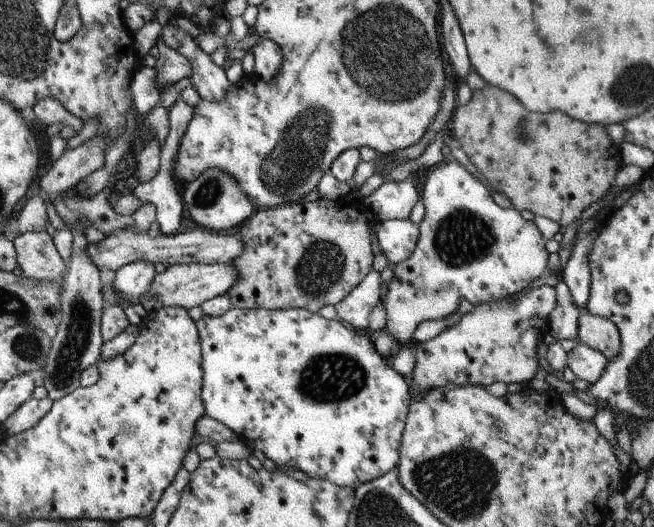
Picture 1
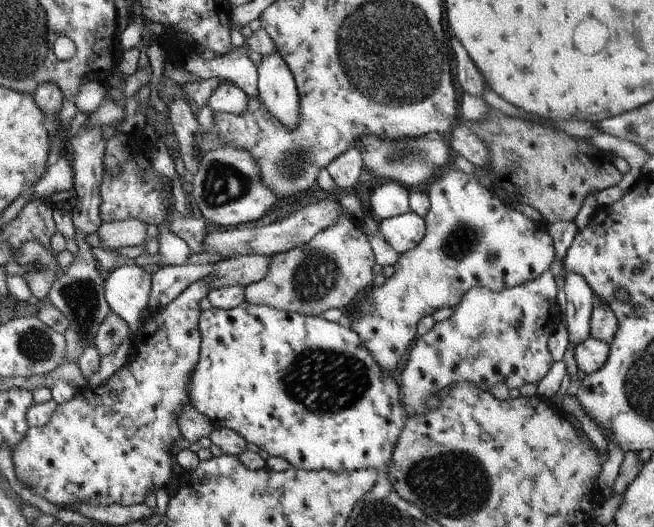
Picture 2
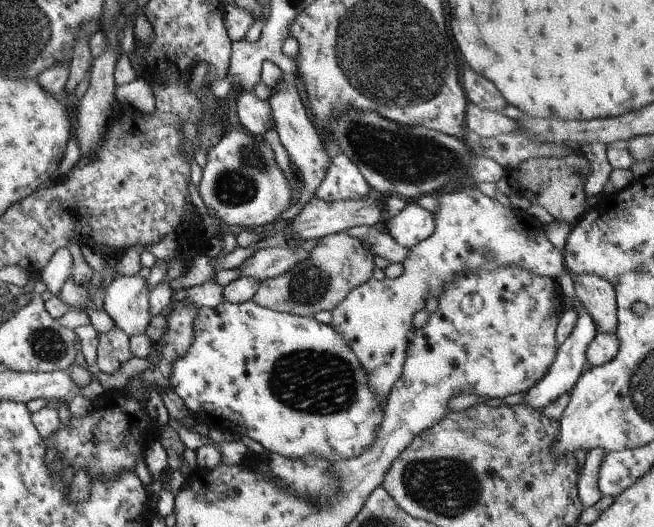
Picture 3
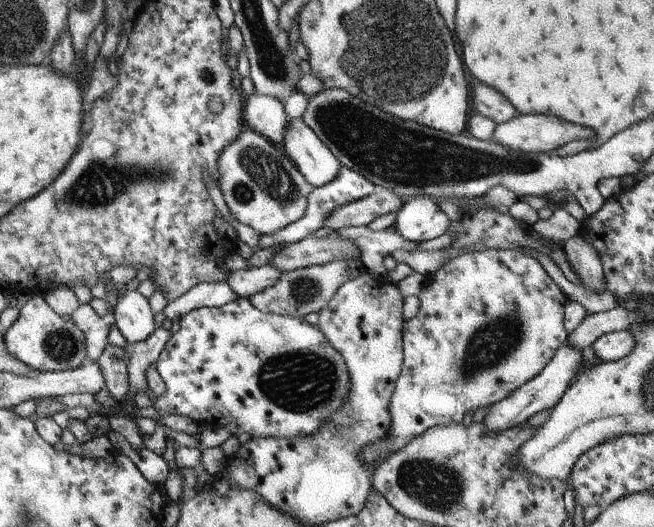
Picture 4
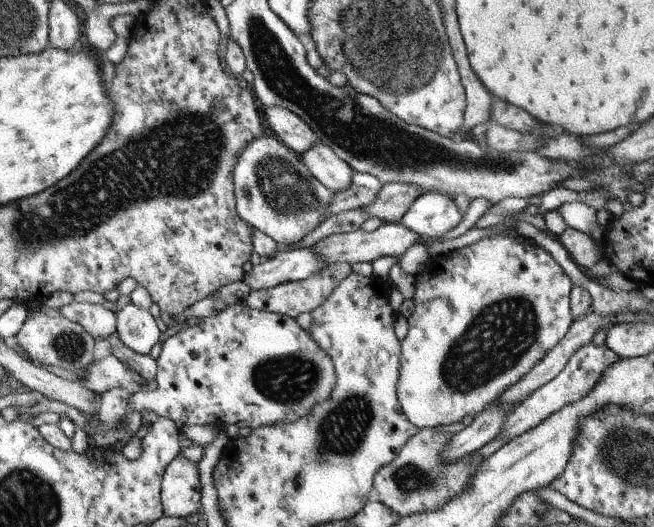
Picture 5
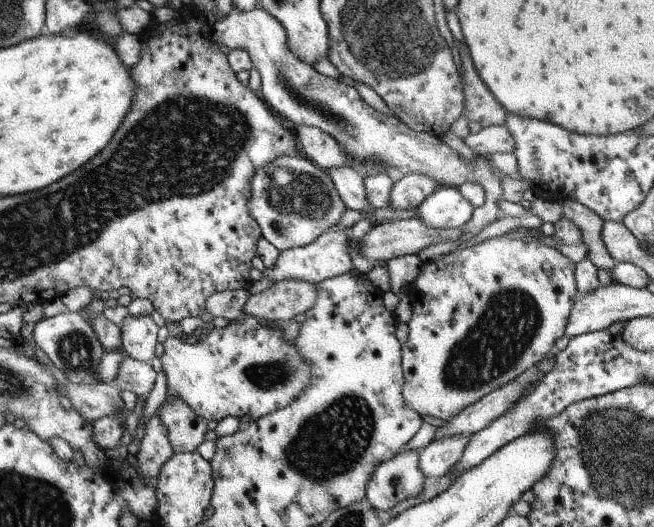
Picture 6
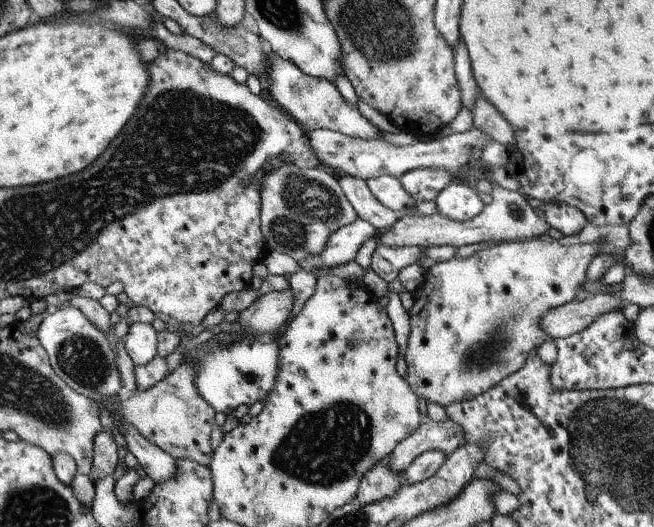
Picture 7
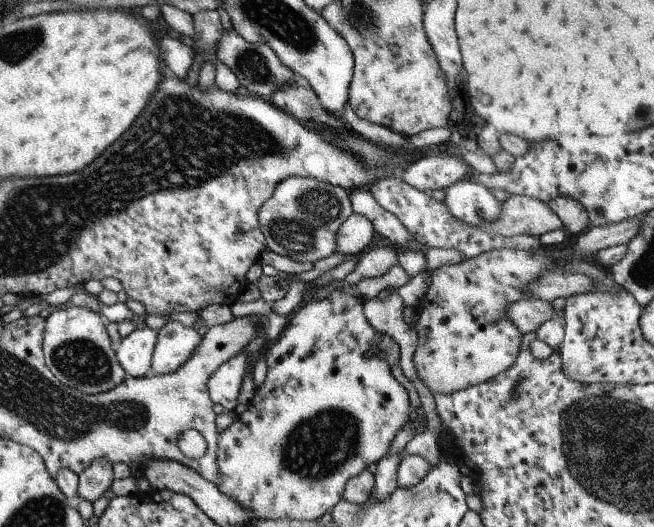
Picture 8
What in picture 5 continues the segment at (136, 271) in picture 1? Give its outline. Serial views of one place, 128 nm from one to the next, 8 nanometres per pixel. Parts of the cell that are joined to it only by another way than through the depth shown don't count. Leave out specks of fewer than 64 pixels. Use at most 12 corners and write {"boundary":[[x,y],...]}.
{"boundary":[[114,310],[117,338],[137,355],[154,355],[159,330],[148,310]]}

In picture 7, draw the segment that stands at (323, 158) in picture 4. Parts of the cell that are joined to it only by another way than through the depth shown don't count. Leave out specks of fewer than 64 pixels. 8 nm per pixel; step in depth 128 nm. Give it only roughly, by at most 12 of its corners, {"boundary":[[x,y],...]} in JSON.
{"boundary":[[337,176],[340,189],[357,218],[378,232],[398,219],[379,204],[366,181]]}

